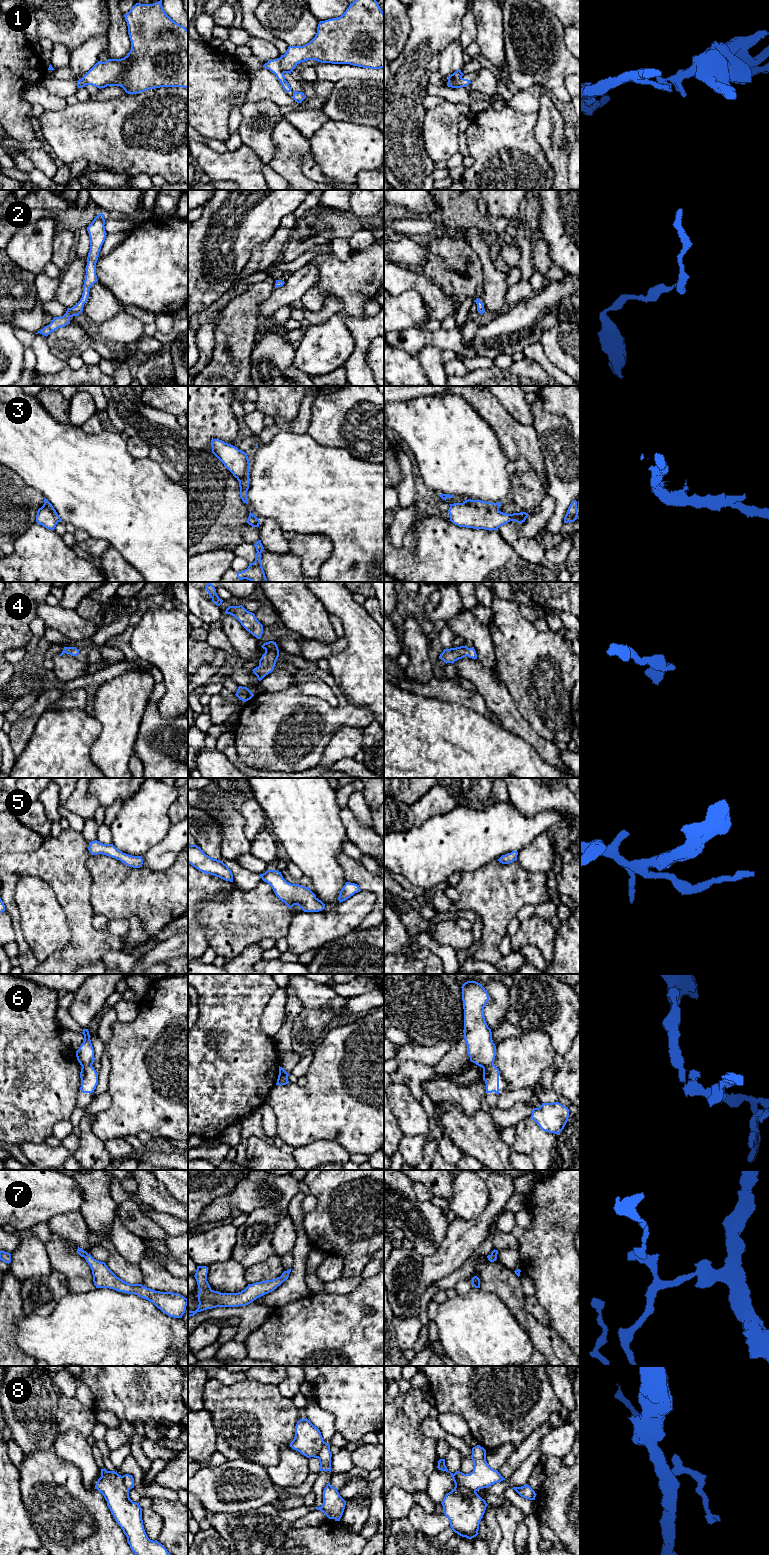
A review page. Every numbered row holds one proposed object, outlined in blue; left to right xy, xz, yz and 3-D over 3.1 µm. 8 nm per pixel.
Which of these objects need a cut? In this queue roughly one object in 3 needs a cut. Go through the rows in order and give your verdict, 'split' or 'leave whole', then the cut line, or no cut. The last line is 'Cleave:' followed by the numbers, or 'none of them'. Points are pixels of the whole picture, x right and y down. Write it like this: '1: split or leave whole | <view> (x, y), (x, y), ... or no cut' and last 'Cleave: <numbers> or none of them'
1: split | xz (279, 58), (279, 64), (283, 73)
2: leave whole | no cut
3: split | yz (463, 502), (489, 510), (498, 510)
4: leave whole | no cut
5: leave whole | no cut
6: split | xz (287, 1078), (282, 1078), (277, 1082)
7: leave whole | no cut
8: split | yz (453, 1474), (462, 1485), (475, 1491)
Cleave: 1, 3, 6, 8

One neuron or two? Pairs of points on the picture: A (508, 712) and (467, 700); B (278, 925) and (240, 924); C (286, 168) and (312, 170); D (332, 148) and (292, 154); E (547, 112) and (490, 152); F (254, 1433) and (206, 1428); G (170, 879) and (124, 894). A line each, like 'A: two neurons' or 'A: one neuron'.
A: two neurons
B: one neuron
C: two neurons
D: two neurons
E: two neurons
F: two neurons
G: one neuron

